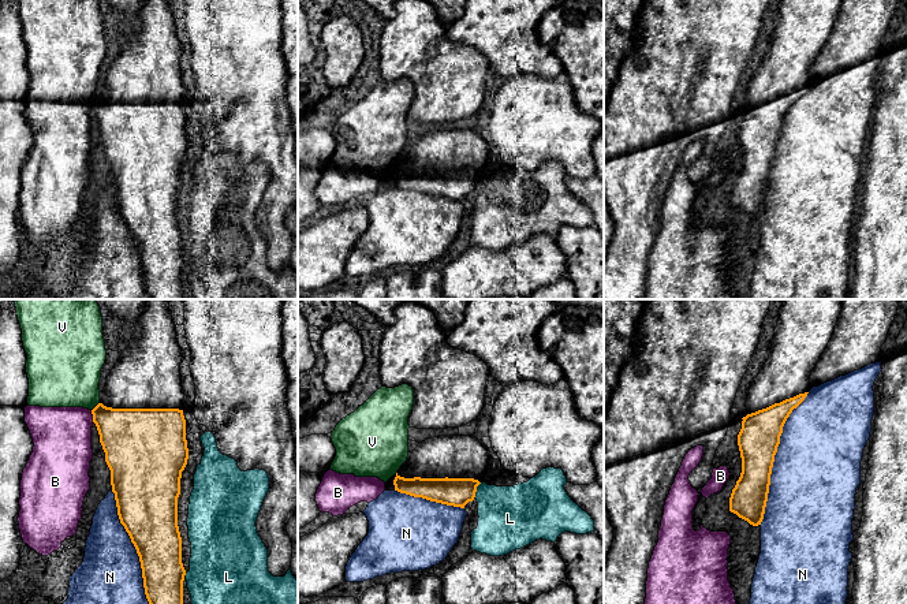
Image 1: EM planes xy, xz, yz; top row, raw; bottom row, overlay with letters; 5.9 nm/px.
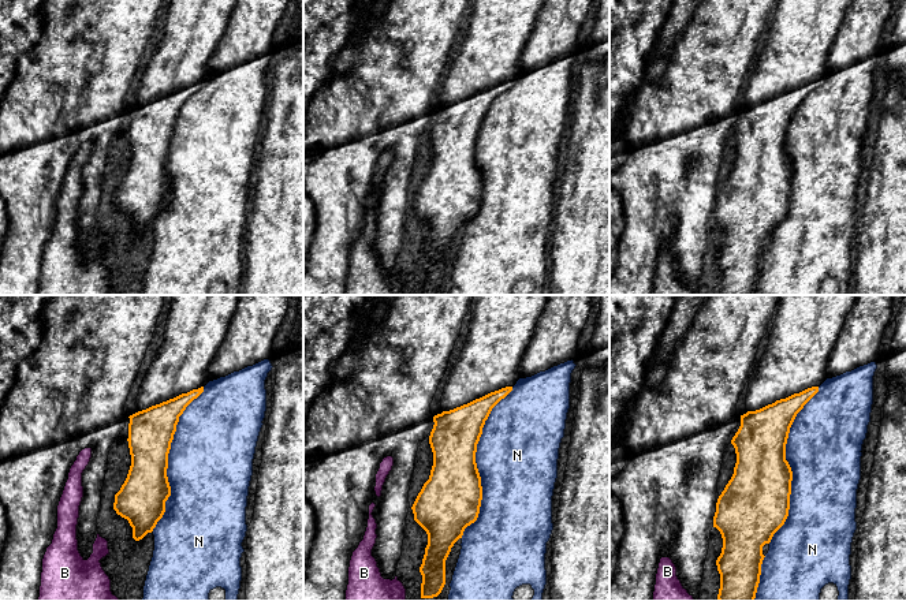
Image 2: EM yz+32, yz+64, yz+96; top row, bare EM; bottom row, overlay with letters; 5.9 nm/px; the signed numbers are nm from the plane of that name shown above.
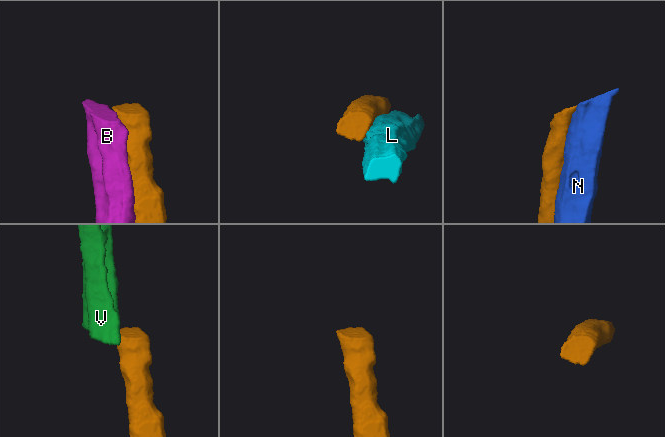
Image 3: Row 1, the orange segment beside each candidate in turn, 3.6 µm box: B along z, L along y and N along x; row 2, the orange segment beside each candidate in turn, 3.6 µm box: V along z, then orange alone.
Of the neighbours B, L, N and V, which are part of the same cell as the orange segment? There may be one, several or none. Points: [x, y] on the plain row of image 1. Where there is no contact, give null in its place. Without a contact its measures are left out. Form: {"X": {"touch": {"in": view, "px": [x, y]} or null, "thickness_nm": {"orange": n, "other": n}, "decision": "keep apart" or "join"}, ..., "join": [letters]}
{"B": {"touch": {"in": "xy", "px": [93, 110]}, "thickness_nm": {"orange": 340, "other": 340}, "decision": "keep apart"}, "L": {"touch": {"in": "xz", "px": [476, 183]}, "thickness_nm": {"orange": 170, "other": 360}, "decision": "keep apart"}, "N": {"touch": {"in": "yz", "px": [773, 152]}, "thickness_nm": {"orange": 240, "other": 480}, "decision": "keep apart"}, "V": {"touch": {"in": "xy", "px": [96, 100]}, "thickness_nm": {"orange": 320, "other": 380}, "decision": "keep apart"}, "join": []}

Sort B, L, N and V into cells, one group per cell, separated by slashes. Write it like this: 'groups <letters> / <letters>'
groups B V / L / N

